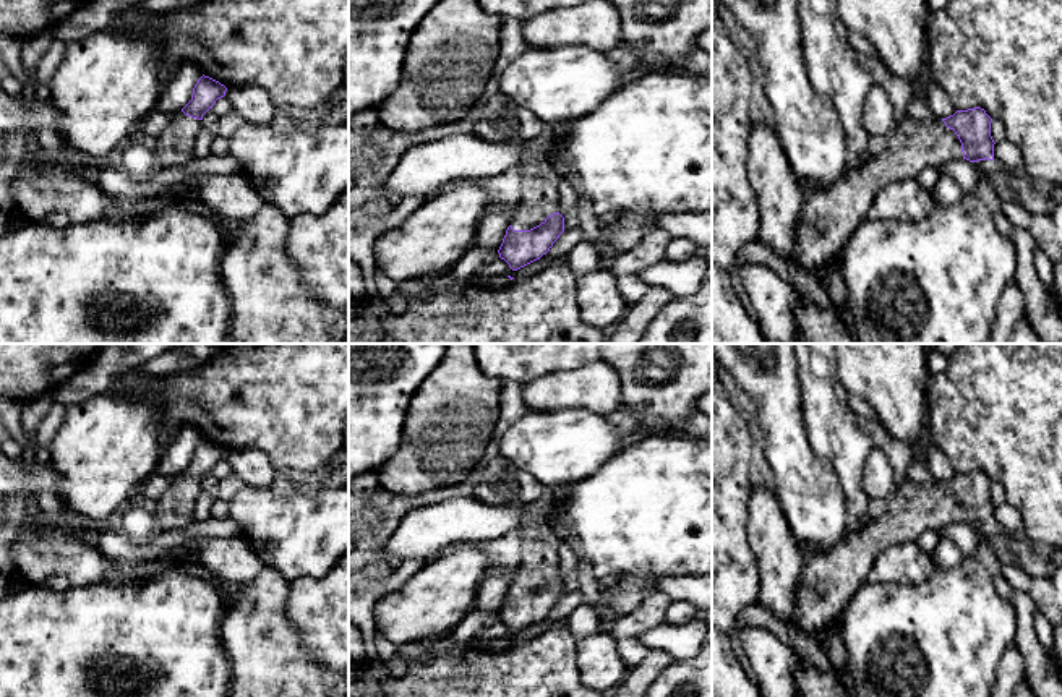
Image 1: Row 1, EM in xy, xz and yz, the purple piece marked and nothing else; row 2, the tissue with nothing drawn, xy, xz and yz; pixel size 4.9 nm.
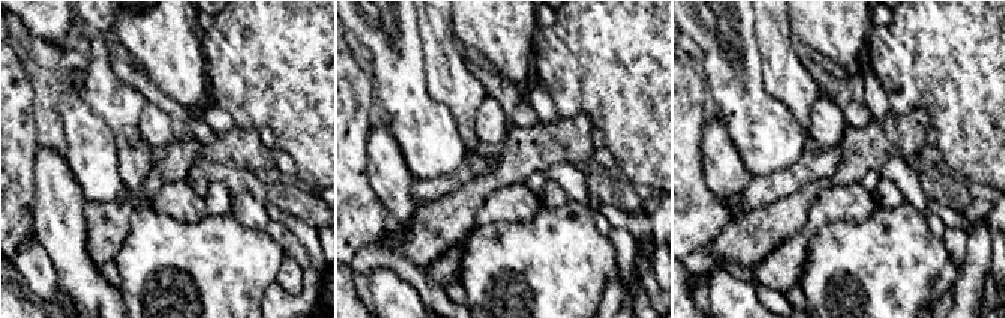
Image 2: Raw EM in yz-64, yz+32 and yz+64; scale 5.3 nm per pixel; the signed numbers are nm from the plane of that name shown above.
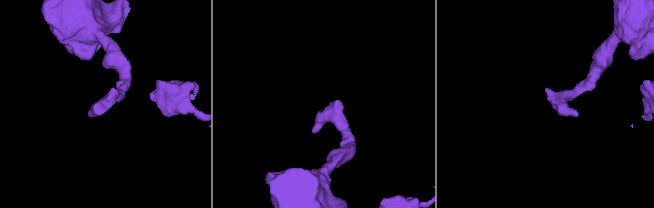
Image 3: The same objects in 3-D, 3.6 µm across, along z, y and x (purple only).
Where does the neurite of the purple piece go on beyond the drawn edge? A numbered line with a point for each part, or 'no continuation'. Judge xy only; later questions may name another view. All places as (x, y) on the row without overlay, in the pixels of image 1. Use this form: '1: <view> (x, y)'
1: xy (174, 509)

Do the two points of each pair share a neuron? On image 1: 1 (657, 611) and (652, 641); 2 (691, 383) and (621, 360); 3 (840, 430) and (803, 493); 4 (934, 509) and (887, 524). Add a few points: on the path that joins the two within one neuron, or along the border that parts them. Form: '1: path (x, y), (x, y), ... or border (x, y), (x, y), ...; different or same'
1: border (663, 621), (636, 637); different
2: path (670, 393), (641, 393), (631, 381); same
3: border (806, 425), (809, 448), (829, 462), (842, 493); different
4: path (923, 509), (915, 509), (899, 524); same

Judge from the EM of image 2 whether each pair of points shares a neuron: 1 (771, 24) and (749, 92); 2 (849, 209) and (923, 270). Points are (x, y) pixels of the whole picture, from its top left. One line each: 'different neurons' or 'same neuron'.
1: different neurons
2: different neurons

